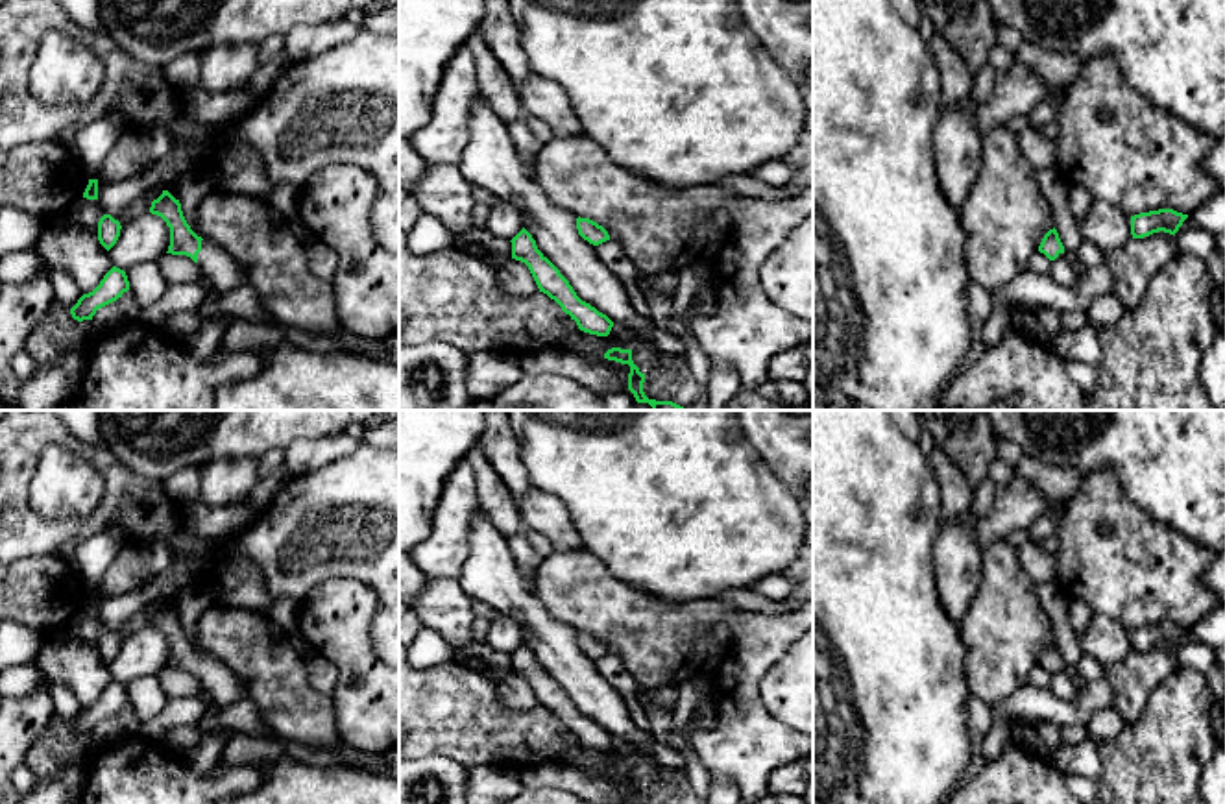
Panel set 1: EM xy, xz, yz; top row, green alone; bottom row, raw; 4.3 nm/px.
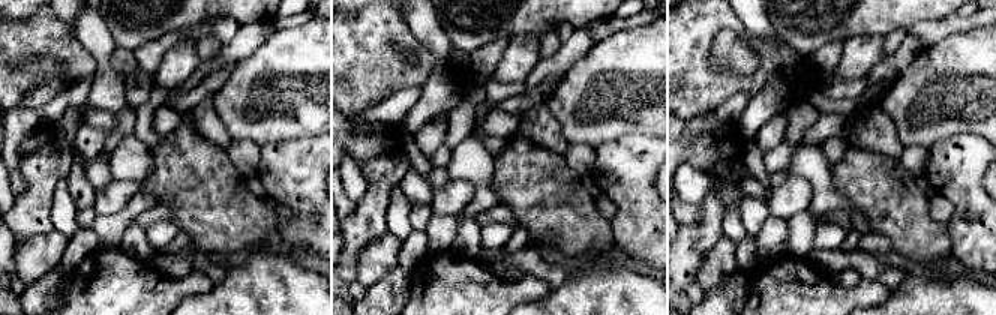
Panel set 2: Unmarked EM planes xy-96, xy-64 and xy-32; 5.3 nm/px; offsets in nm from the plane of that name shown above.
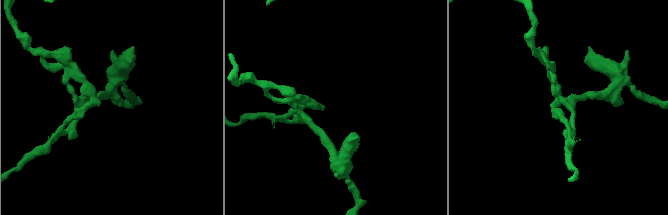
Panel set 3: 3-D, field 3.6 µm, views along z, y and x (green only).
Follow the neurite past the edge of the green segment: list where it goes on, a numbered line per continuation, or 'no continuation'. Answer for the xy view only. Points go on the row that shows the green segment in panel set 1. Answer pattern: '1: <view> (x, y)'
1: xy (220, 272)

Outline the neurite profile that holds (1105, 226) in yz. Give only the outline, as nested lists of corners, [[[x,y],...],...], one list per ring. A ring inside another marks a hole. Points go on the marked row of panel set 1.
[[[1092,201],[1088,213],[1079,218],[1079,229],[1083,240],[1092,242],[1103,253],[1112,251],[1133,238],[1131,216],[1105,201]]]

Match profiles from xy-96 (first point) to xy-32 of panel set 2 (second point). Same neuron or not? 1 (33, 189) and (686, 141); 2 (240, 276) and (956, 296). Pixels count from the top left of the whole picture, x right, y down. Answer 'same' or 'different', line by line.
1: different
2: same

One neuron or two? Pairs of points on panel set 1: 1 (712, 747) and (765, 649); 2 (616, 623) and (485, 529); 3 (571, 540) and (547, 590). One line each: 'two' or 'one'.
1: one
2: two
3: two

